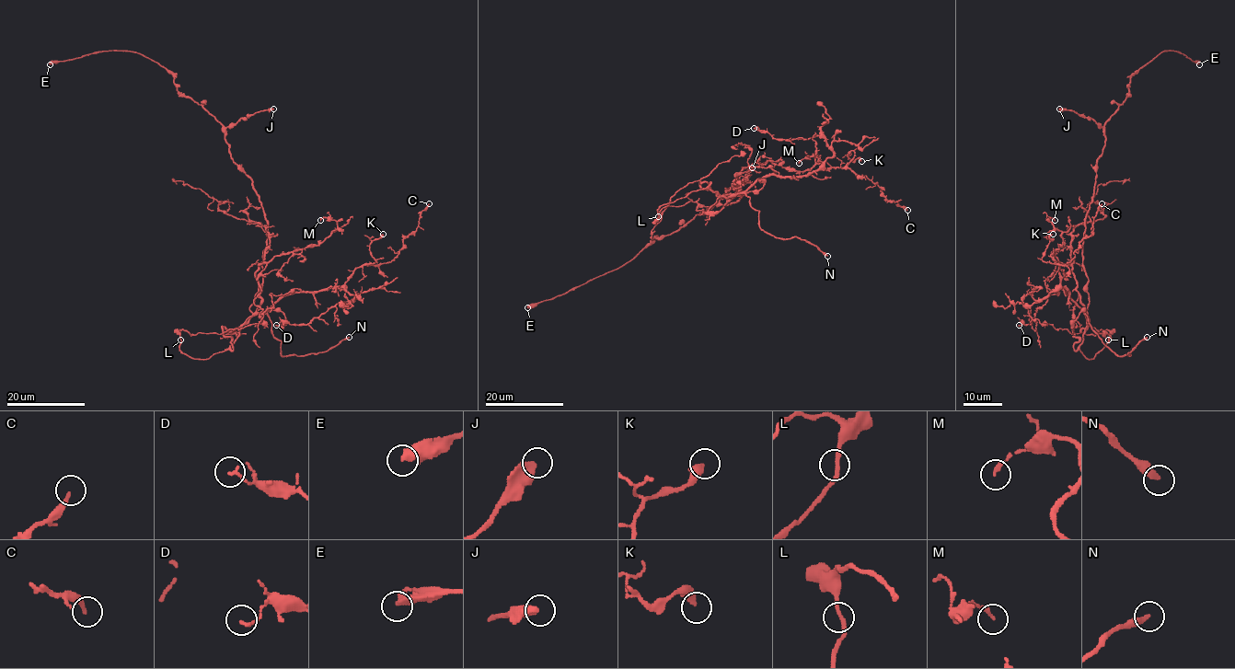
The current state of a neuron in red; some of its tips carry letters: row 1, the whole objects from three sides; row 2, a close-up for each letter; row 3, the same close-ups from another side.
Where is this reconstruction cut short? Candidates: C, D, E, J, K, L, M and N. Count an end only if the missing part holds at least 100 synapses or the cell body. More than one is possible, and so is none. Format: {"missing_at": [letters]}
{"missing_at": ["N"]}

